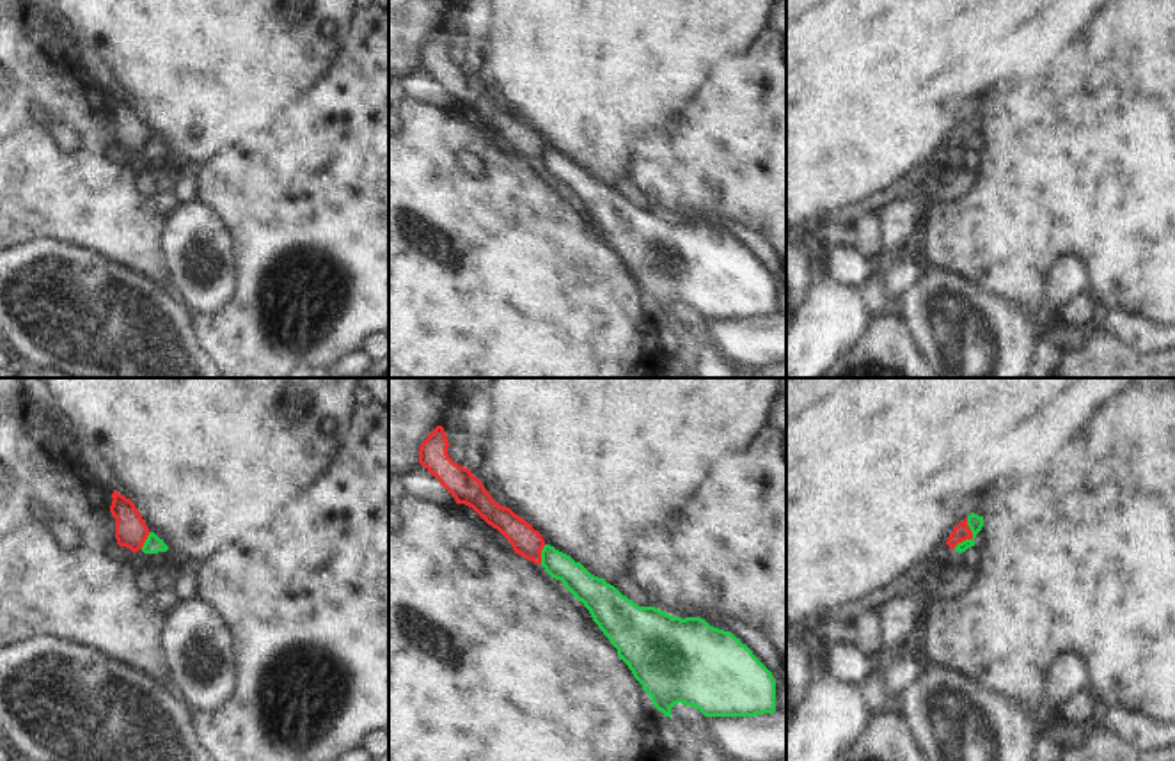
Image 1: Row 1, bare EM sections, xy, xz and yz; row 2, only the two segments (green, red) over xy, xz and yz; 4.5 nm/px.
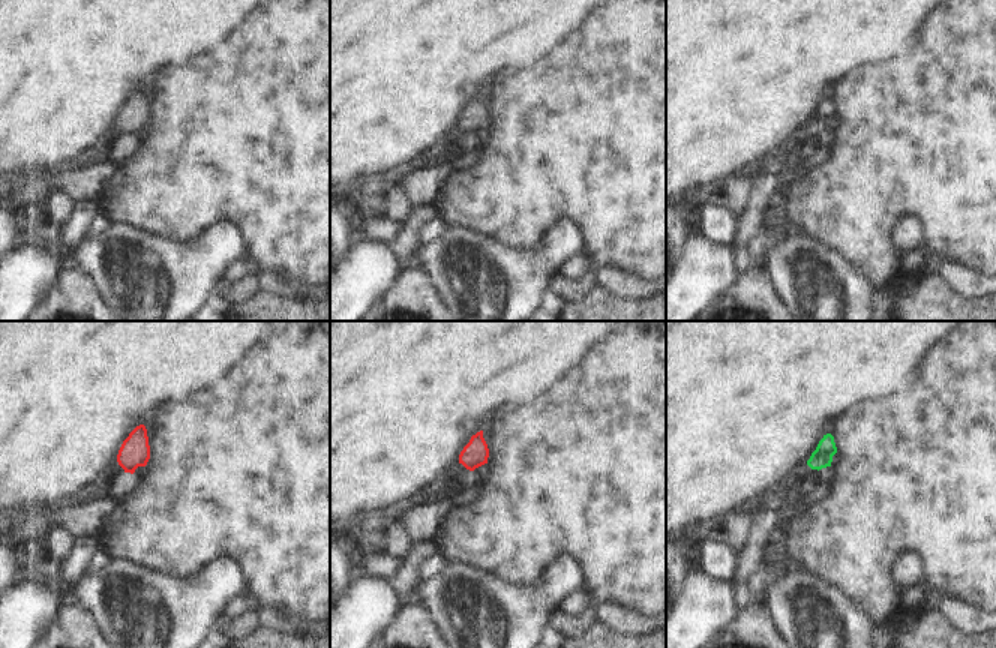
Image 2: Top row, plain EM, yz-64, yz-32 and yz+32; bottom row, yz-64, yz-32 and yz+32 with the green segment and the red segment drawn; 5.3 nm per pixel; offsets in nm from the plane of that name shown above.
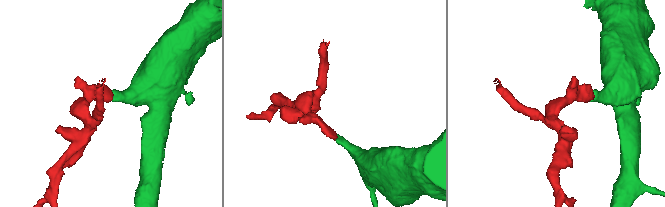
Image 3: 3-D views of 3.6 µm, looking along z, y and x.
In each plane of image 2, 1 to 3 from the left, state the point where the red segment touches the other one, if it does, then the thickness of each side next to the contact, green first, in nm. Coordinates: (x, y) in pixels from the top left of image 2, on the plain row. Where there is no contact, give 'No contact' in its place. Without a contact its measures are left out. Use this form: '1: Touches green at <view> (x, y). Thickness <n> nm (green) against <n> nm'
1: No contact
2: No contact
3: No contact.

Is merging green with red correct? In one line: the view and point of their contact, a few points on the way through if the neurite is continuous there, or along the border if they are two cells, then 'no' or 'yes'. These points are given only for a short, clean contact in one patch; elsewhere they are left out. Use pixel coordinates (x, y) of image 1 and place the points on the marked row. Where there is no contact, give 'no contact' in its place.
contact yz (973, 536); border yz (968, 518), (971, 536), (954, 549); no

